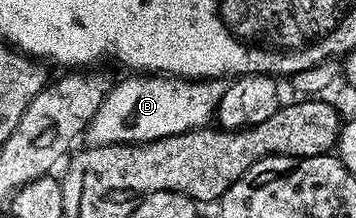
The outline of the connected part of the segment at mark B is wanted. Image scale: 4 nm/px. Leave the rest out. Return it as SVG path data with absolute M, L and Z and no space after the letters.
M134 73L131 79L115 82L106 92L100 109L90 119L85 129L87 144L151 143L160 137L196 131L215 118L220 97L226 91L221 79L191 81L157 73Z

